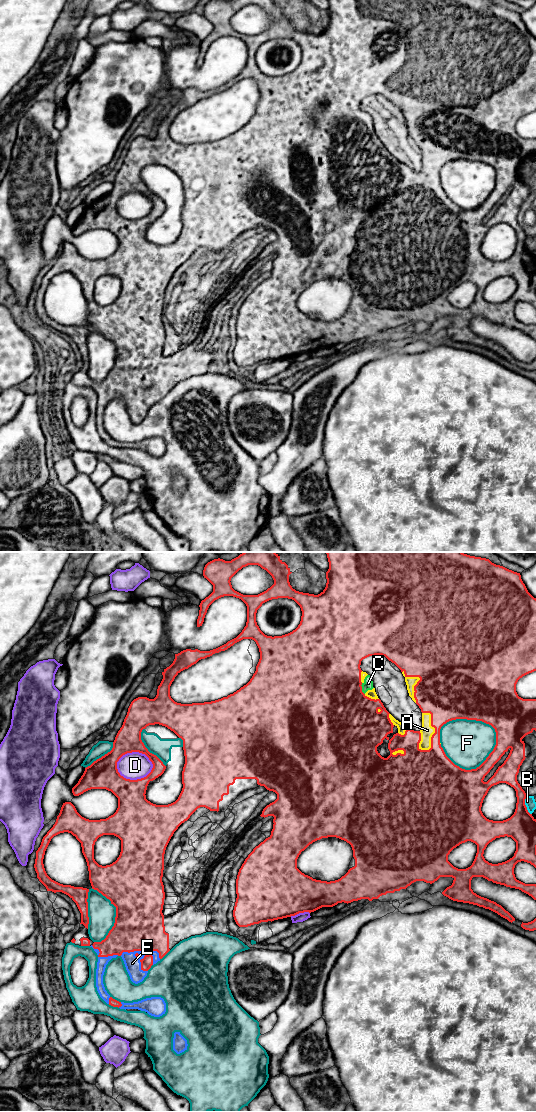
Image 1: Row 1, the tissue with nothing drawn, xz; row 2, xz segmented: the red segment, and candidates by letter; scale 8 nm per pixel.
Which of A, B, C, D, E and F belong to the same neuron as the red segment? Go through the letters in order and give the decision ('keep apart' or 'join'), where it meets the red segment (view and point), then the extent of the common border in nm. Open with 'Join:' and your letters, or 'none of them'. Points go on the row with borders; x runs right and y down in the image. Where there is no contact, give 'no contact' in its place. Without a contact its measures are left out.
Join: A, C, E
A: join | xz (434, 727) | 320 nm
B: keep apart | xz (525, 805) | 160 nm
C: join | xz (361, 689) | 100 nm
D: keep apart | xz (135, 780) | 300 nm
E: join | xz (142, 950) | 320 nm
F: keep apart | xz (474, 719) | 480 nm

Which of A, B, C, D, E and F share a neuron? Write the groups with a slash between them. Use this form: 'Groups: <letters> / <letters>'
Groups: A C E / B / D / F

